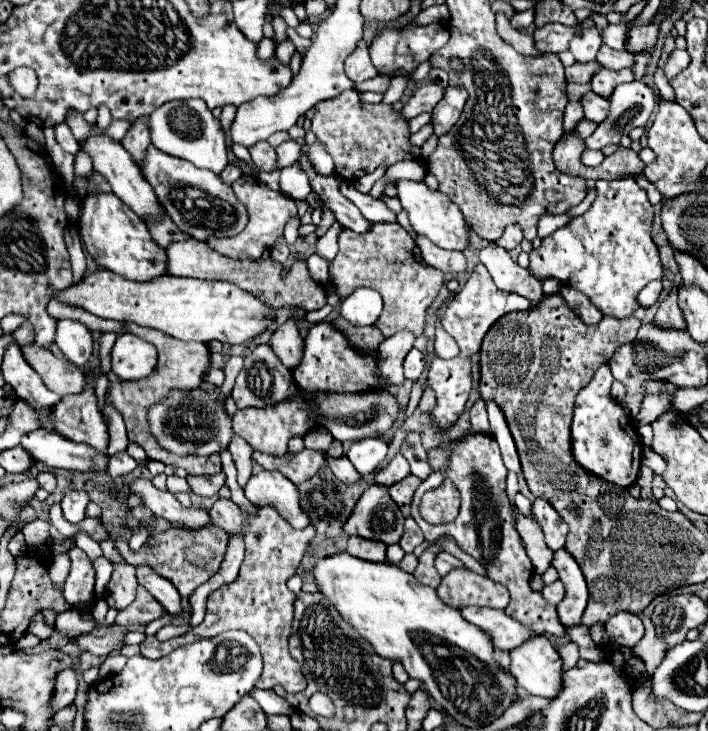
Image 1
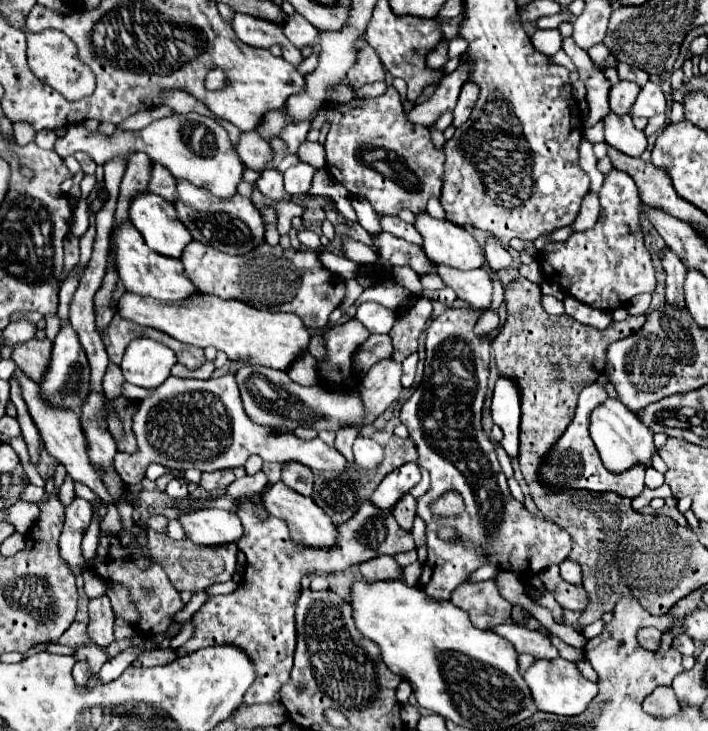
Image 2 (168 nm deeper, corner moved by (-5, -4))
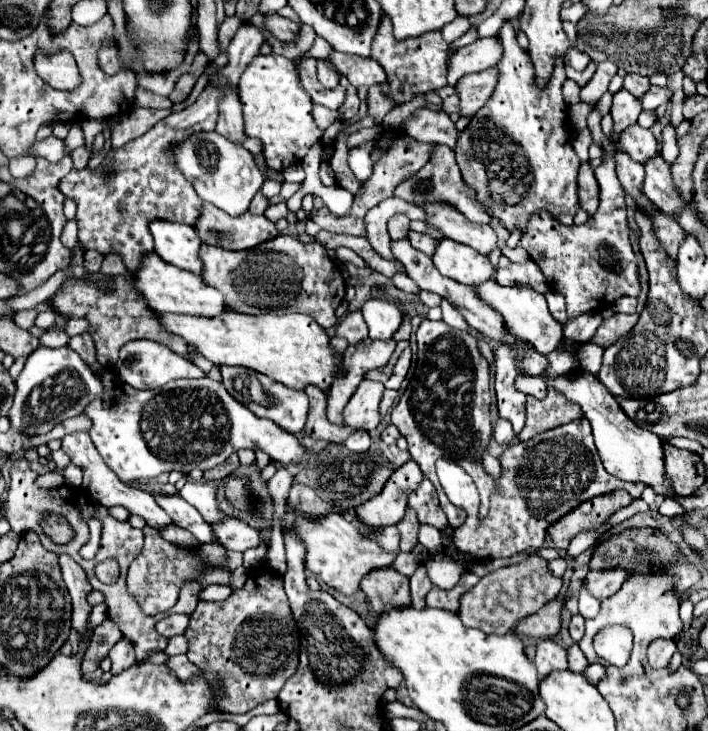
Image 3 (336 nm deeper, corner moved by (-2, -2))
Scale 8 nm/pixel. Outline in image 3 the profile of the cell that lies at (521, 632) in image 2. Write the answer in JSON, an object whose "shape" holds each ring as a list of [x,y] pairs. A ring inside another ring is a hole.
{"shape":[[[553,640],[537,642],[537,656],[535,666],[539,672],[539,678],[547,678],[555,670],[567,670],[567,650],[561,648]]]}

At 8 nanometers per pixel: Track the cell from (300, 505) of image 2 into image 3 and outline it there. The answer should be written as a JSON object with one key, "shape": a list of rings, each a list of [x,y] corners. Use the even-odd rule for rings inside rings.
{"shape":[[[291,510],[295,518],[299,518],[299,536],[303,538],[307,546],[307,558],[305,566],[313,574],[317,574],[327,586],[335,588],[337,592],[345,596],[353,596],[359,590],[359,584],[363,576],[367,576],[373,570],[381,568],[391,568],[393,560],[397,558],[399,552],[387,552],[383,550],[377,542],[365,538],[355,522],[343,520],[339,514],[327,514],[321,520],[307,520],[295,510]]]}

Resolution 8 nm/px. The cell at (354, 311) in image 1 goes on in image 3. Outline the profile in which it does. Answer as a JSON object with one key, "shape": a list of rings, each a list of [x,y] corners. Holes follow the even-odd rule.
{"shape":[[[369,300],[363,304],[363,316],[369,326],[371,340],[389,340],[403,322],[403,312],[385,300]]]}

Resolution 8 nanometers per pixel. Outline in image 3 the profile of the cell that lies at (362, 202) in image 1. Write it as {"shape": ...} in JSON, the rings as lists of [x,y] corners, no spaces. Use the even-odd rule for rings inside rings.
{"shape":[[[409,232],[409,240],[411,240],[411,244],[417,248],[417,250],[421,250],[421,252],[425,252],[427,256],[433,256],[433,252],[435,252],[435,248],[437,248],[437,240],[435,238],[431,238],[429,234],[417,234],[417,232]]]}

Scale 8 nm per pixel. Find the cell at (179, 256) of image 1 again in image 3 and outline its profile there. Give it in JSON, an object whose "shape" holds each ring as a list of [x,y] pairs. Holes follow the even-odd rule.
{"shape":[[[279,236],[275,240],[263,242],[251,250],[243,250],[243,252],[229,252],[219,246],[201,244],[199,256],[203,260],[203,282],[221,290],[223,296],[227,298],[227,306],[235,312],[251,314],[251,316],[259,316],[259,314],[267,314],[267,312],[275,312],[275,314],[301,312],[301,314],[309,314],[311,318],[315,318],[315,322],[325,330],[333,328],[337,324],[335,310],[339,308],[341,300],[345,298],[347,284],[345,284],[339,268],[333,264],[333,260],[323,250],[323,246],[319,246],[319,242],[303,244],[297,238]]]}

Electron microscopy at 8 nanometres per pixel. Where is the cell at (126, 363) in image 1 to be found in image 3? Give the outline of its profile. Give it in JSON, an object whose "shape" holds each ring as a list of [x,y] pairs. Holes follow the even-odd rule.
{"shape":[[[135,340],[135,342],[127,342],[127,346],[121,348],[119,352],[119,360],[117,360],[117,376],[139,390],[153,390],[159,386],[165,386],[171,380],[177,378],[201,378],[205,376],[205,372],[201,372],[195,364],[191,364],[187,358],[175,354],[173,350],[169,350],[167,346],[159,344],[159,342],[151,342],[151,340]]]}

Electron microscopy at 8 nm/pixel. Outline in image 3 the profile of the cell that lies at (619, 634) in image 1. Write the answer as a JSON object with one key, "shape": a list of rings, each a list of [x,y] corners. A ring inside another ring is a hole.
{"shape":[[[653,640],[647,650],[647,660],[651,668],[667,668],[671,656],[677,652],[677,644],[673,640]]]}

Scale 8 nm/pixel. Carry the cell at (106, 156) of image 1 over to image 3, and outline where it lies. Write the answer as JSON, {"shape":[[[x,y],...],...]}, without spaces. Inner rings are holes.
{"shape":[[[151,222],[151,234],[155,238],[155,252],[181,270],[203,274],[203,262],[199,258],[201,240],[191,226],[177,222]]]}

